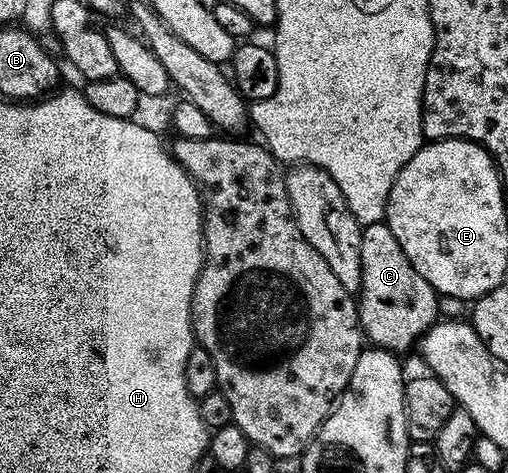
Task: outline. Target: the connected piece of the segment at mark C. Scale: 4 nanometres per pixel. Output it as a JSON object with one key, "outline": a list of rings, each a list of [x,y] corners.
{"outline":[[[386,222],[368,223],[361,228],[360,261],[362,285],[356,295],[358,325],[362,334],[373,346],[383,351],[403,353],[417,344],[439,318],[439,294],[404,257],[400,241],[388,229]]]}

